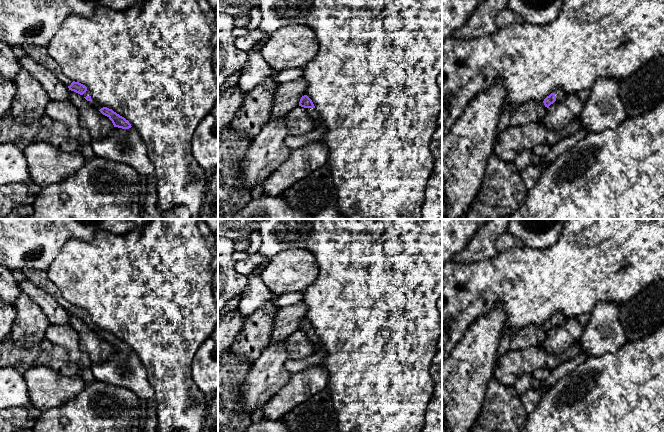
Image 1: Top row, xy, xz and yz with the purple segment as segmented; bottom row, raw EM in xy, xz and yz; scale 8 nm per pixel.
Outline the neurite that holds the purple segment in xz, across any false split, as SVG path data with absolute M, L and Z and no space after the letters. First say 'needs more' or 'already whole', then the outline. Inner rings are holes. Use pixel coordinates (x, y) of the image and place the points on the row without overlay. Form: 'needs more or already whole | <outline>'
needs more | M307 319L301 321L299 330L304 331L307 335L308 340L311 341L312 343L315 344L318 341L318 336L312 324Z

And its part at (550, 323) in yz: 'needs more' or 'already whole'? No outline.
needs more

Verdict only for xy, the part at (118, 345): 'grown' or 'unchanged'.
grown

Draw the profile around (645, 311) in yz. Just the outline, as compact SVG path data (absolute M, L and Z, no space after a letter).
M664 282L649 285L631 301L621 305L619 320L626 333L626 341L645 335L647 329L657 329L664 322Z

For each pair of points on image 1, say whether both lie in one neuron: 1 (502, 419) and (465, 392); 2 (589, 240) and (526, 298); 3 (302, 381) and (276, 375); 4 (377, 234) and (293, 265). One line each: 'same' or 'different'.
1: different
2: same
3: different
4: different

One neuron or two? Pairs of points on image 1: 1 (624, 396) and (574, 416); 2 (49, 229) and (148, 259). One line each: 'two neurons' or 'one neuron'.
1: one neuron
2: two neurons

